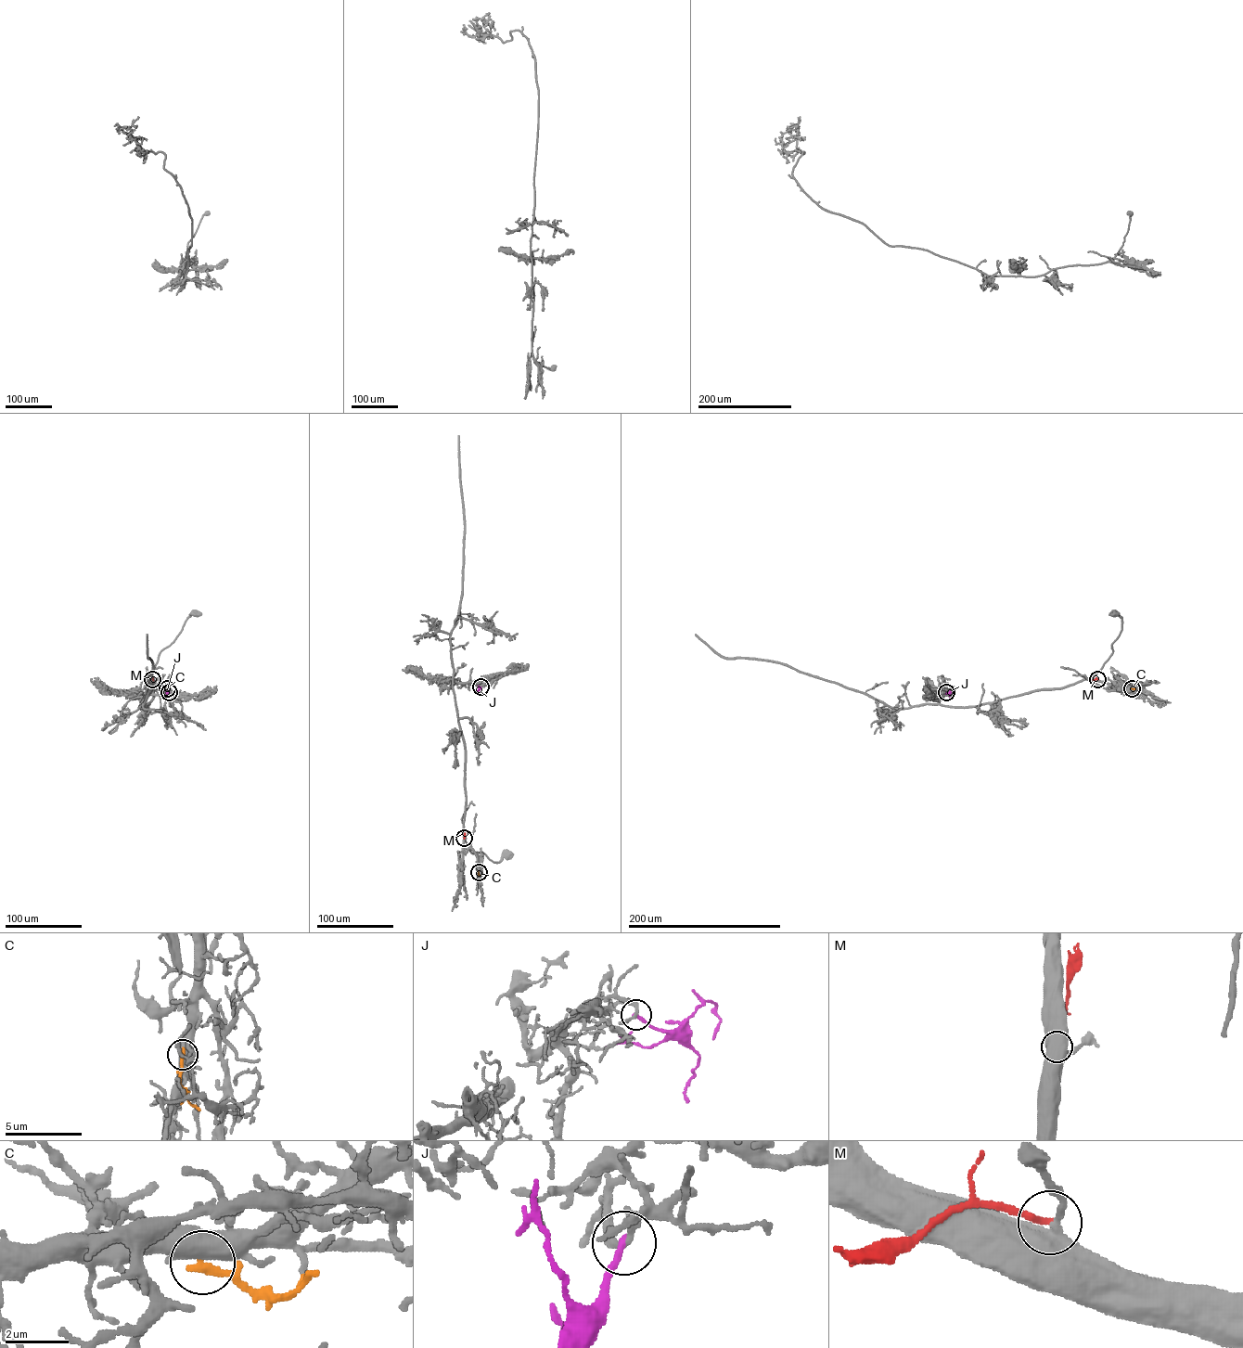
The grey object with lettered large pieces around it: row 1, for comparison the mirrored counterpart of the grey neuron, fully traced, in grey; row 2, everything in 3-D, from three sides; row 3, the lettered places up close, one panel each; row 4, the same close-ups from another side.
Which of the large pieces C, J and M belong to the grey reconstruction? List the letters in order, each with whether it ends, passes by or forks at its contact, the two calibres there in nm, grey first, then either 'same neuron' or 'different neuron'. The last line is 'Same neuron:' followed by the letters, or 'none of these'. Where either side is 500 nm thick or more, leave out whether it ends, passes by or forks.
C: 550/190 nm | different neuron
J: it ends | 240/220 nm | different neuron
M: it ends | 420/220 nm | different neuron
Same neuron: none of these

